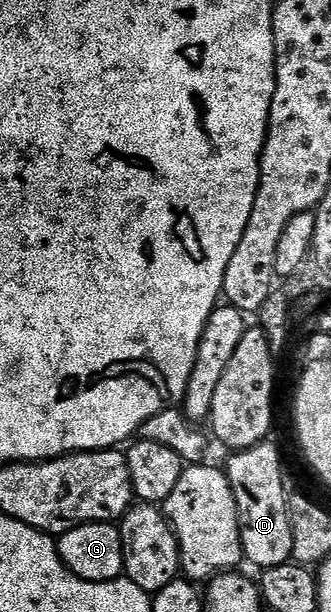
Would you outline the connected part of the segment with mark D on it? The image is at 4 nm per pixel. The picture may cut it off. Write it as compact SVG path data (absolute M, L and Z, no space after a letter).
M264 440L248 450L232 453L226 464L227 479L237 500L243 557L249 563L268 570L292 561L293 528L287 507L288 483L283 483L283 458L271 440Z

